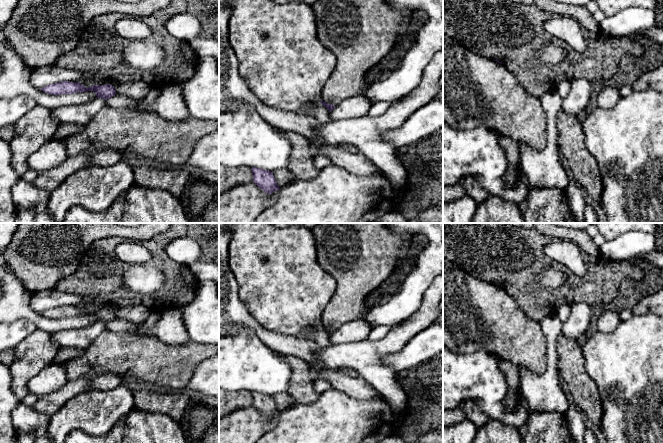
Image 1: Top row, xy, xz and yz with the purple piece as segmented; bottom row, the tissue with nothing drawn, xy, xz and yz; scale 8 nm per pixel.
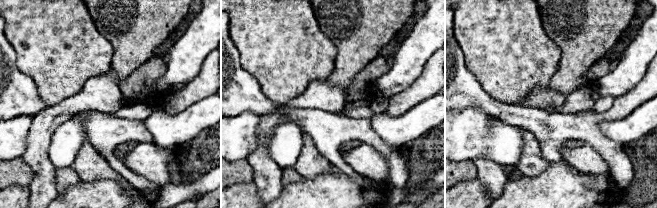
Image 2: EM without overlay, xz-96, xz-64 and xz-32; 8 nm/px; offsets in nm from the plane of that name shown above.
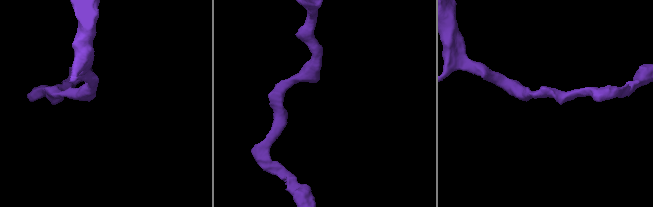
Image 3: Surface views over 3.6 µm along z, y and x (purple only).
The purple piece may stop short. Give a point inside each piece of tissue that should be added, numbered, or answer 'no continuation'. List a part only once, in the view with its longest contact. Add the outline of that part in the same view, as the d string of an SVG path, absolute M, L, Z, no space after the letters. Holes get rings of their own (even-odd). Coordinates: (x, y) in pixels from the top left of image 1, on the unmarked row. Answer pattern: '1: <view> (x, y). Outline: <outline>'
no continuation

